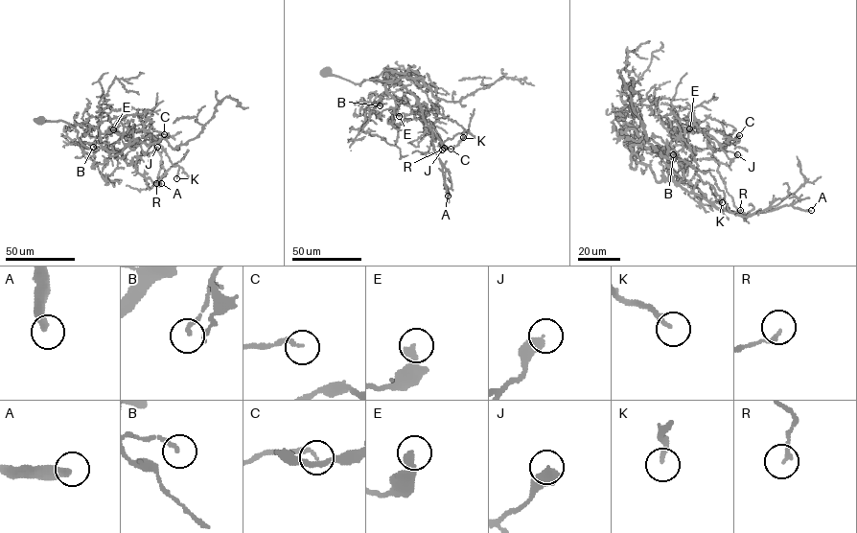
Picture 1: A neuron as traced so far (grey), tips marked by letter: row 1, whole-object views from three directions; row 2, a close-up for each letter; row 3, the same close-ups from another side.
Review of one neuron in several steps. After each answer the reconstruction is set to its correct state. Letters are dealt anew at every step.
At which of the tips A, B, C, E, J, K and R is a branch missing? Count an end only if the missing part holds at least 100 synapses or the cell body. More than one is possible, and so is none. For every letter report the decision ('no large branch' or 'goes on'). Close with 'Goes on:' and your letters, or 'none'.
A: goes on
B: no large branch
C: no large branch
E: no large branch
J: no large branch
K: no large branch
R: no large branch
Goes on: A

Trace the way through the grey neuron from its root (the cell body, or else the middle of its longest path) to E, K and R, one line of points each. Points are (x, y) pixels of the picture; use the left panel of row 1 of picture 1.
E: (40, 120), (67, 123), (92, 150), (101, 142), (115, 143), (120, 135), (108, 131), (113, 129)
K: (40, 120), (67, 123), (92, 150), (99, 150), (100, 142), (113, 144), (146, 129), (178, 166), (176, 178)
R: (40, 120), (67, 123), (83, 145), (119, 152), (127, 164), (133, 163), (138, 173), (156, 183)

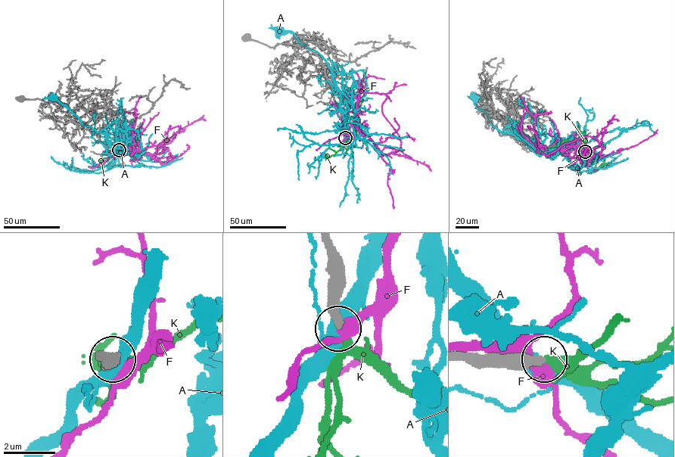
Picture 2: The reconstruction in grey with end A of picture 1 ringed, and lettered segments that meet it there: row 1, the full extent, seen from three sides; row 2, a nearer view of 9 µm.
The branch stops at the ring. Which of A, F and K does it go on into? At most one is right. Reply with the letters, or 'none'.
K

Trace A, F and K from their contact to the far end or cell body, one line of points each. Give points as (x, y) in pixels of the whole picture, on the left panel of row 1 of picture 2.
A: (119, 150), (122, 144), (114, 152), (101, 132), (84, 126), (70, 110), (52, 97)
F: (119, 150), (125, 147), (131, 152), (144, 152), (135, 144), (132, 154), (138, 114), (123, 112), (116, 114)
K: (119, 150), (131, 147), (129, 138), (136, 146)

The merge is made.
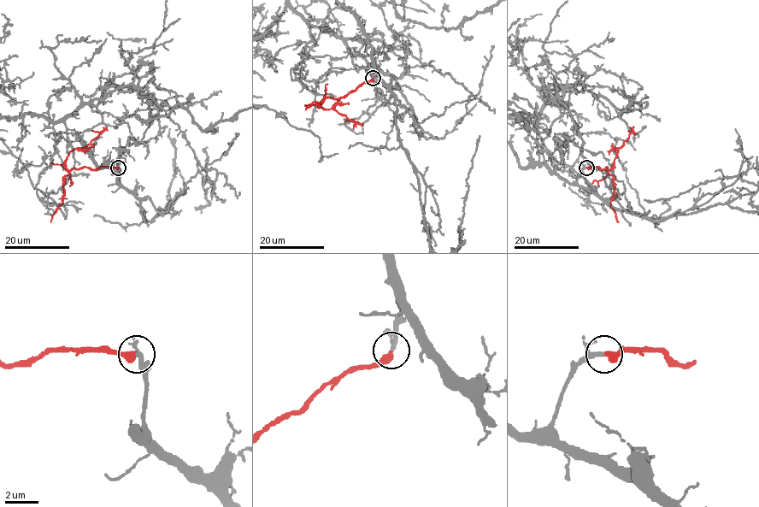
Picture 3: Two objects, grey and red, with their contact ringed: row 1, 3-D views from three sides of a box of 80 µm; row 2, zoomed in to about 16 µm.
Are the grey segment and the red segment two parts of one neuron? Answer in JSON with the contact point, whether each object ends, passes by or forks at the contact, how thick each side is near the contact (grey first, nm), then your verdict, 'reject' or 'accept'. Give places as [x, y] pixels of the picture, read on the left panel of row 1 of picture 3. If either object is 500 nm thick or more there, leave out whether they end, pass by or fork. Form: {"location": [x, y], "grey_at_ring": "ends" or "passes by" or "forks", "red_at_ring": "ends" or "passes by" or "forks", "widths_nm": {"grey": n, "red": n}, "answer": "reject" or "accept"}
{"location": [118, 168], "grey_at_ring": "passes by", "red_at_ring": "ends", "widths_nm": {"grey": 180, "red": 440}, "answer": "accept"}

